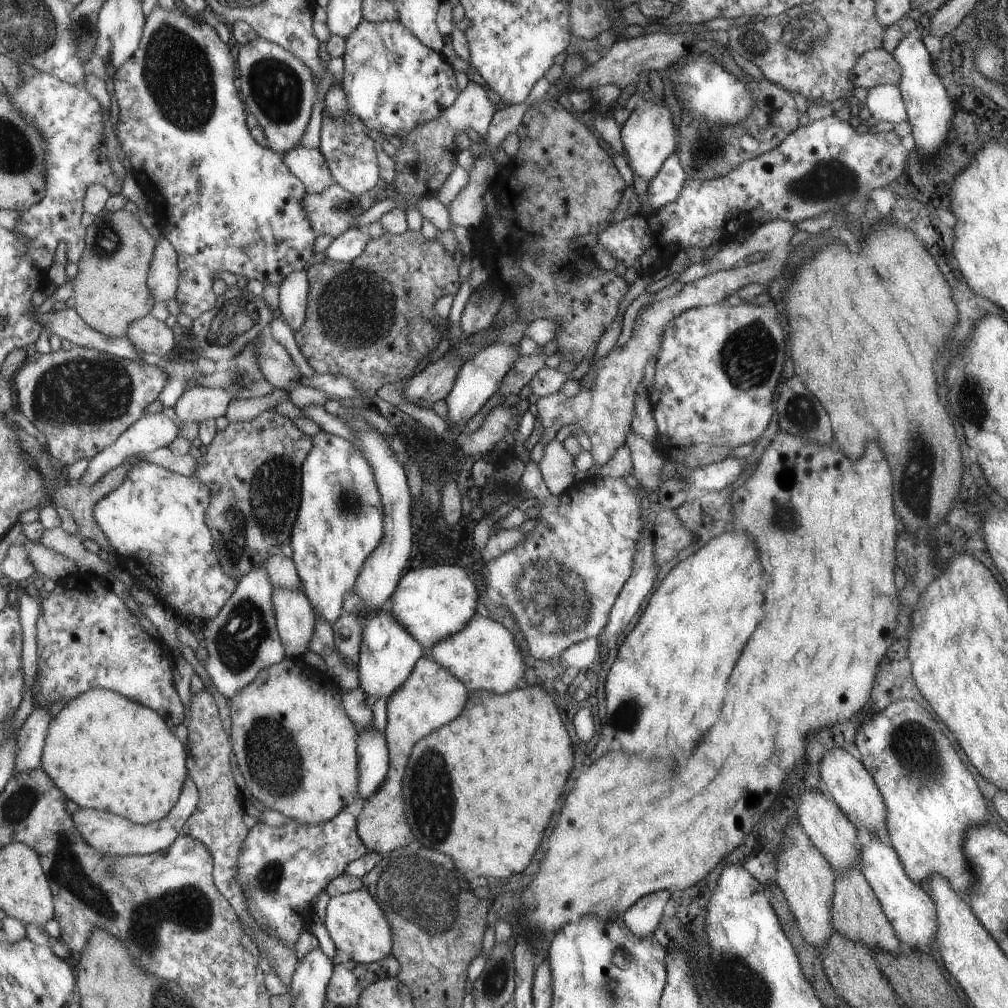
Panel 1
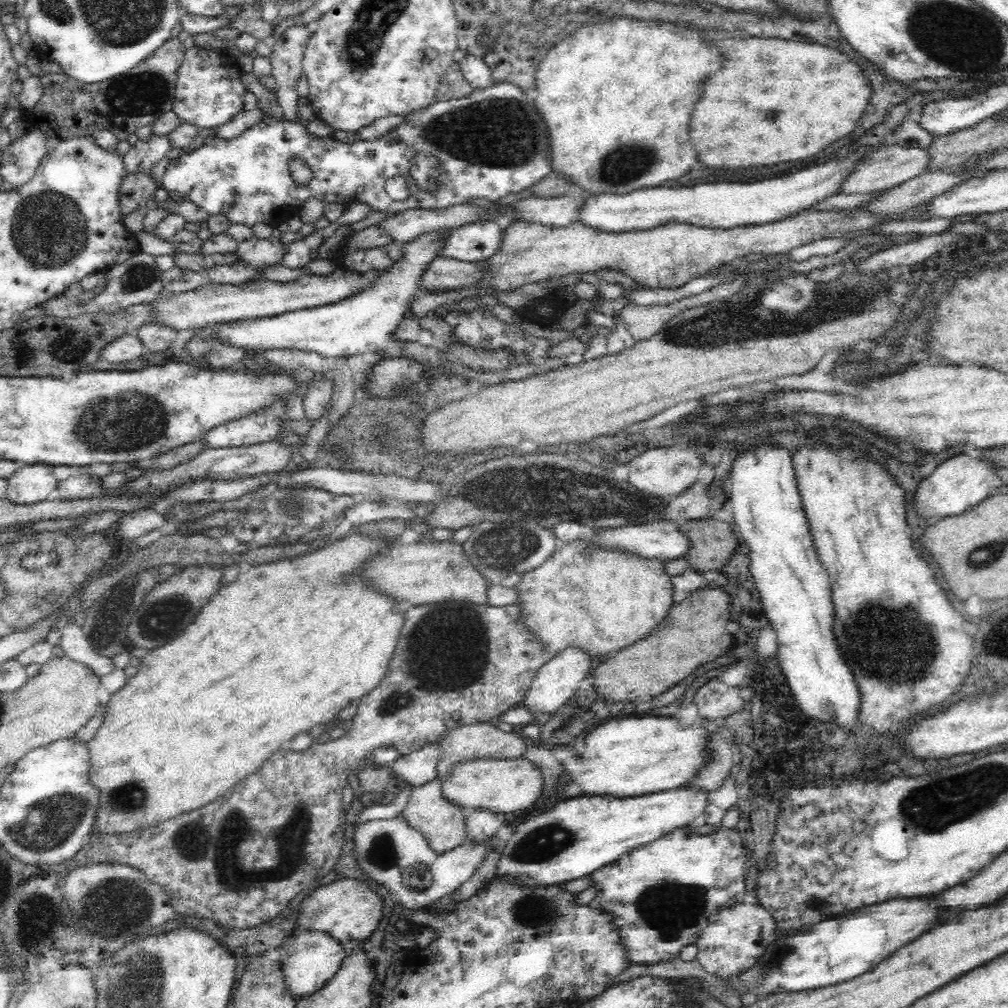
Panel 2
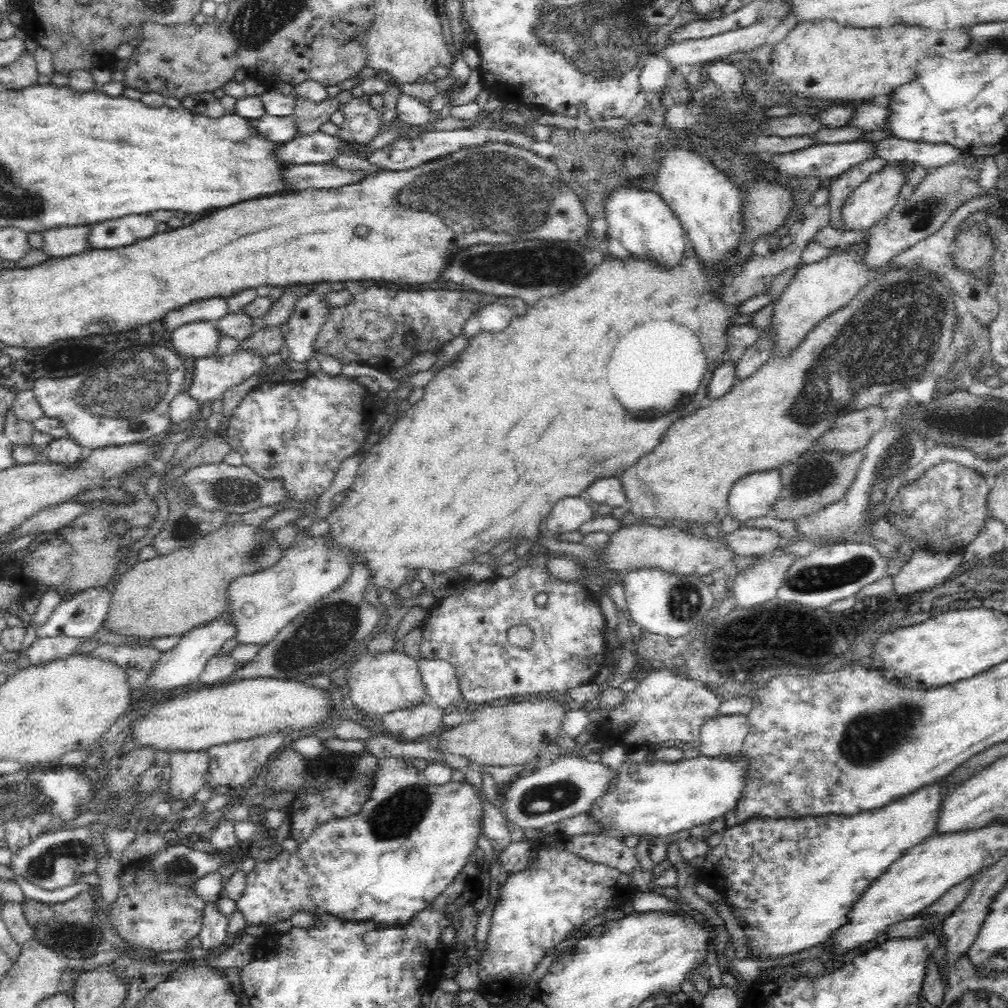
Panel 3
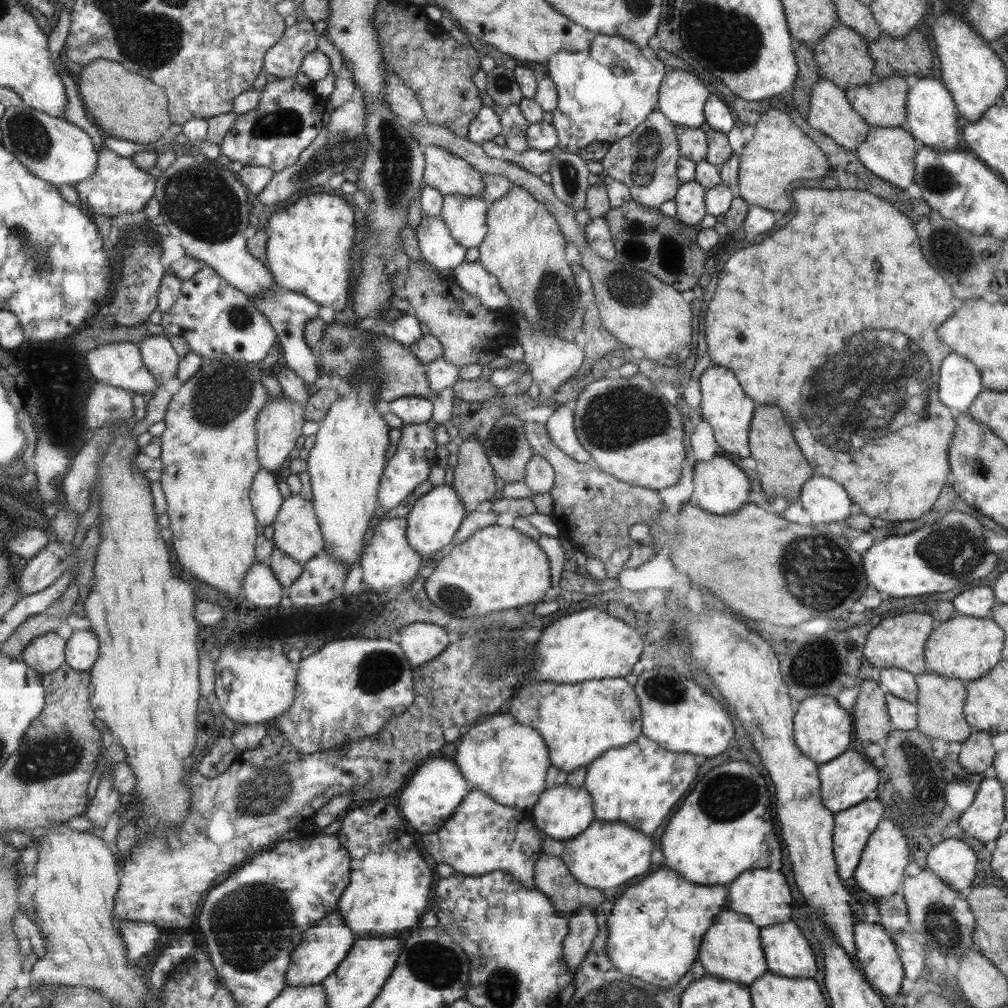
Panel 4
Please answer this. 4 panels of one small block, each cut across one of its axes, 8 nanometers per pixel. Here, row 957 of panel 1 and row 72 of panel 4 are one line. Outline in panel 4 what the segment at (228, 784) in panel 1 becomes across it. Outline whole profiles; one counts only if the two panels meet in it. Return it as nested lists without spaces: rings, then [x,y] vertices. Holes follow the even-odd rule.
[[[308,19],[285,27],[281,39],[264,54],[265,72],[277,79],[294,77],[304,56],[315,50],[316,37],[312,21]]]

